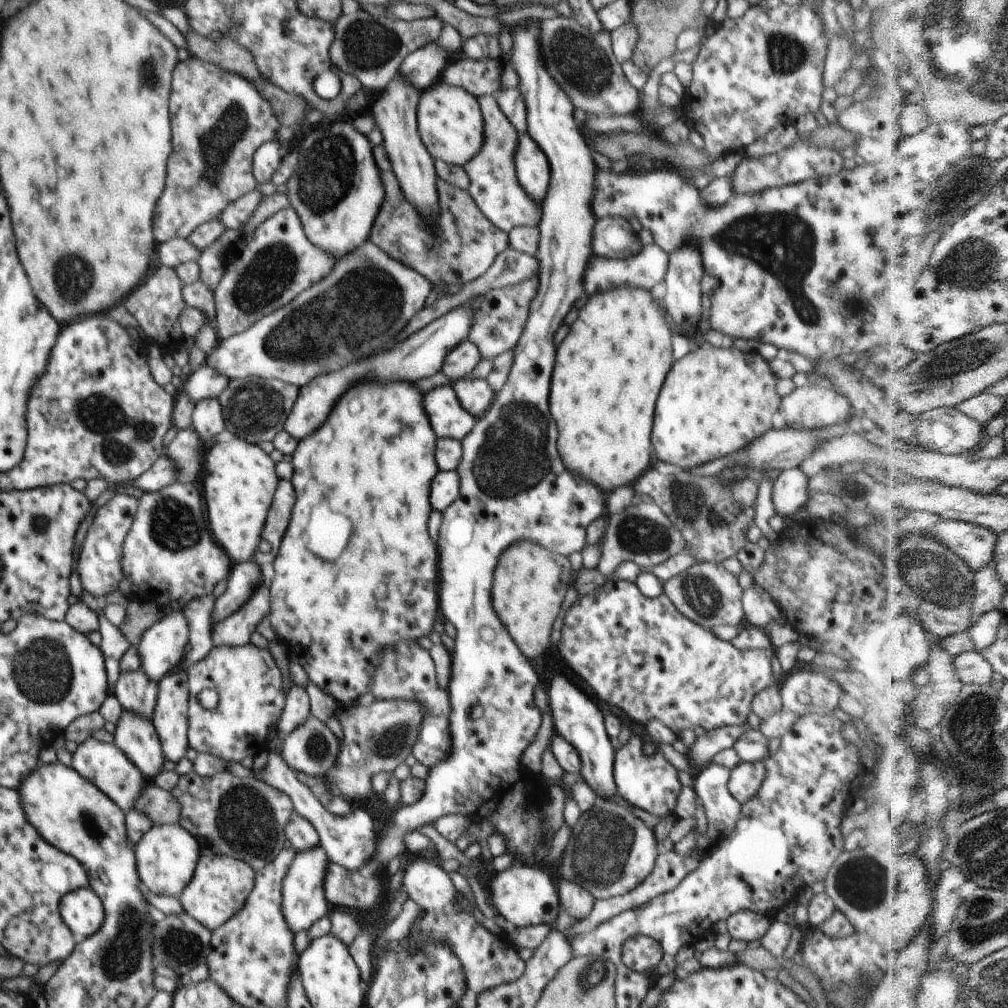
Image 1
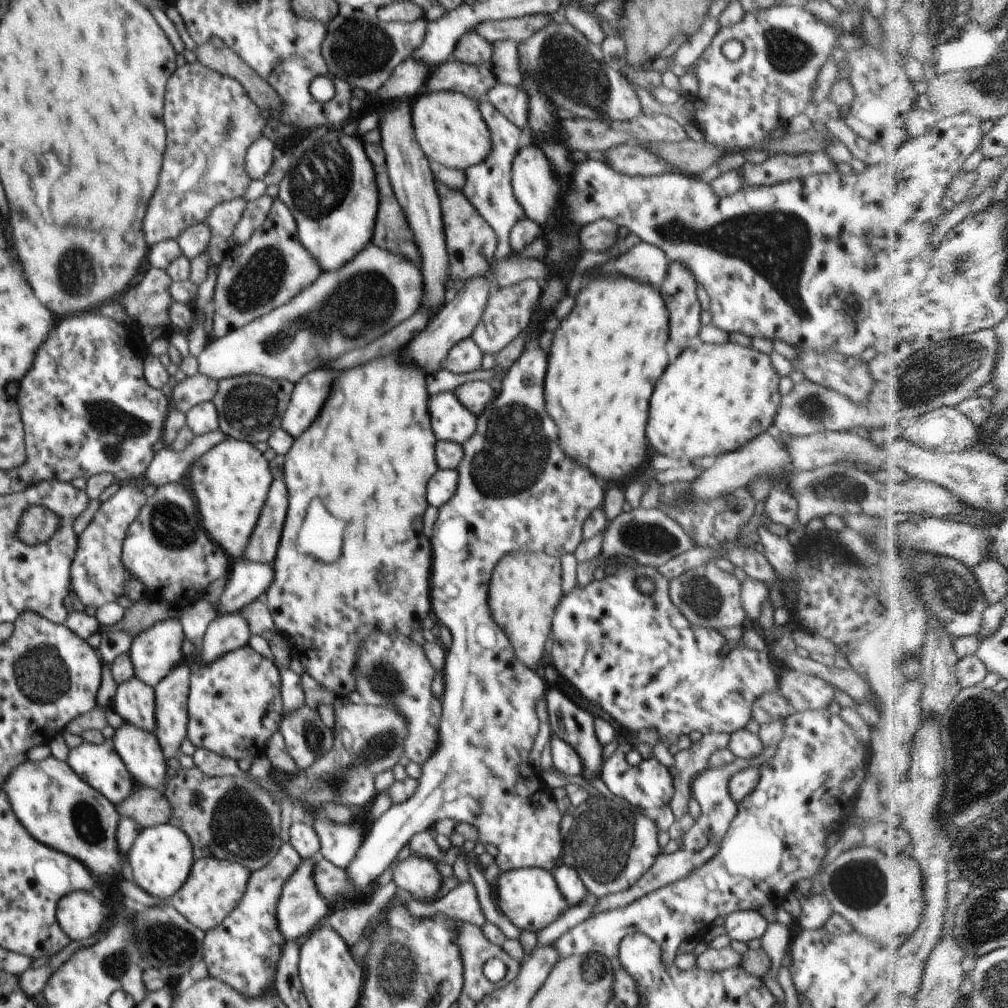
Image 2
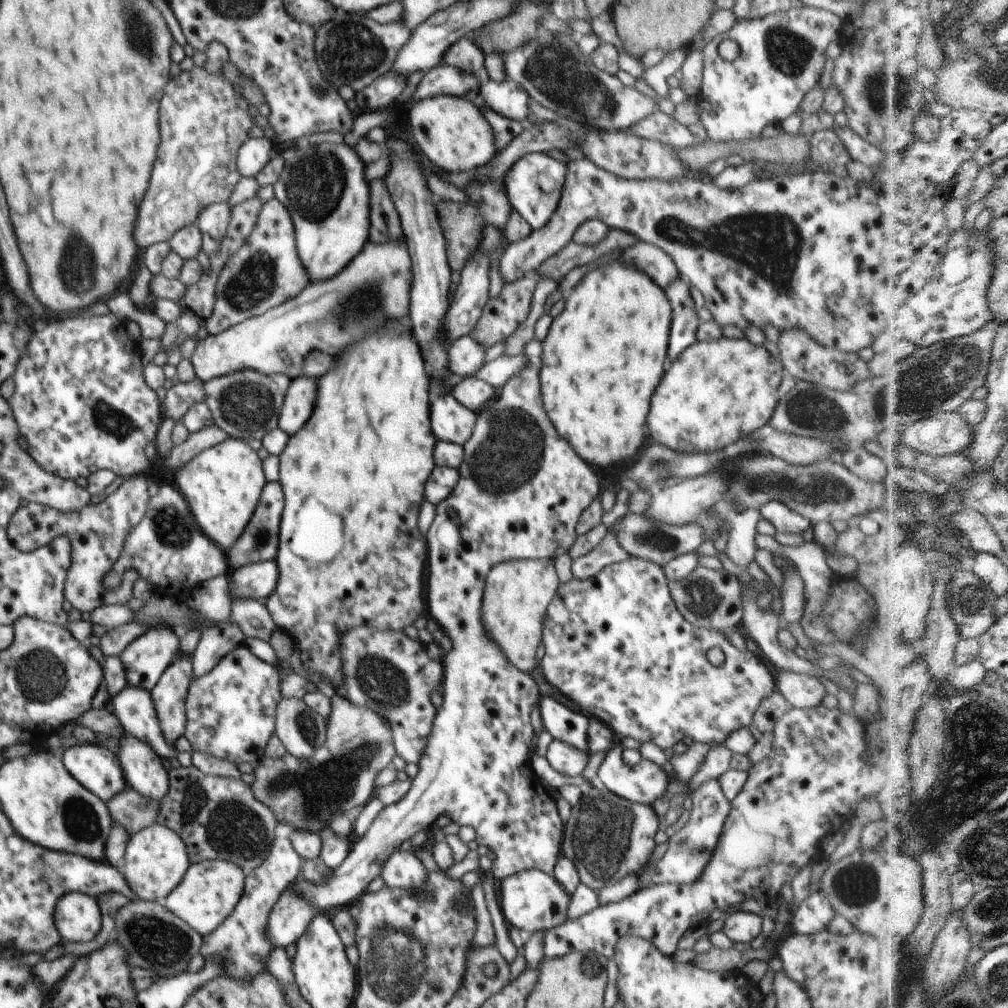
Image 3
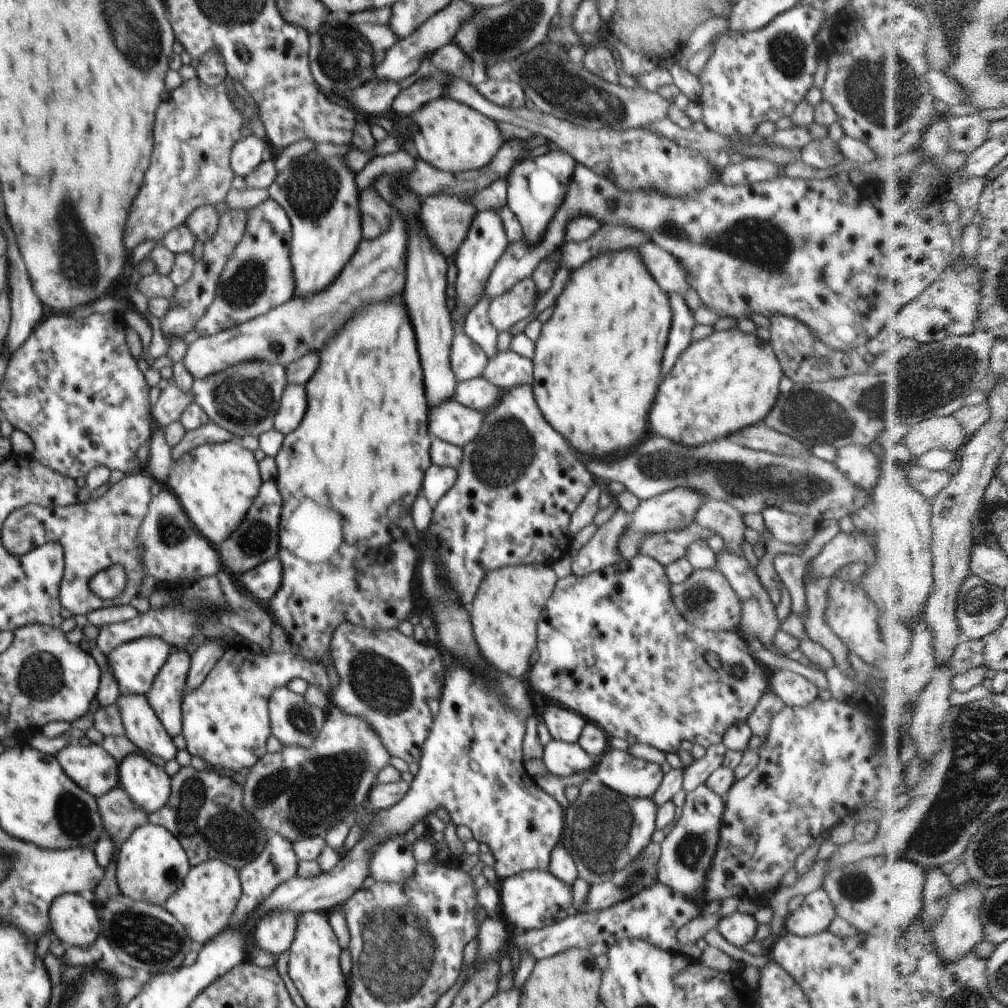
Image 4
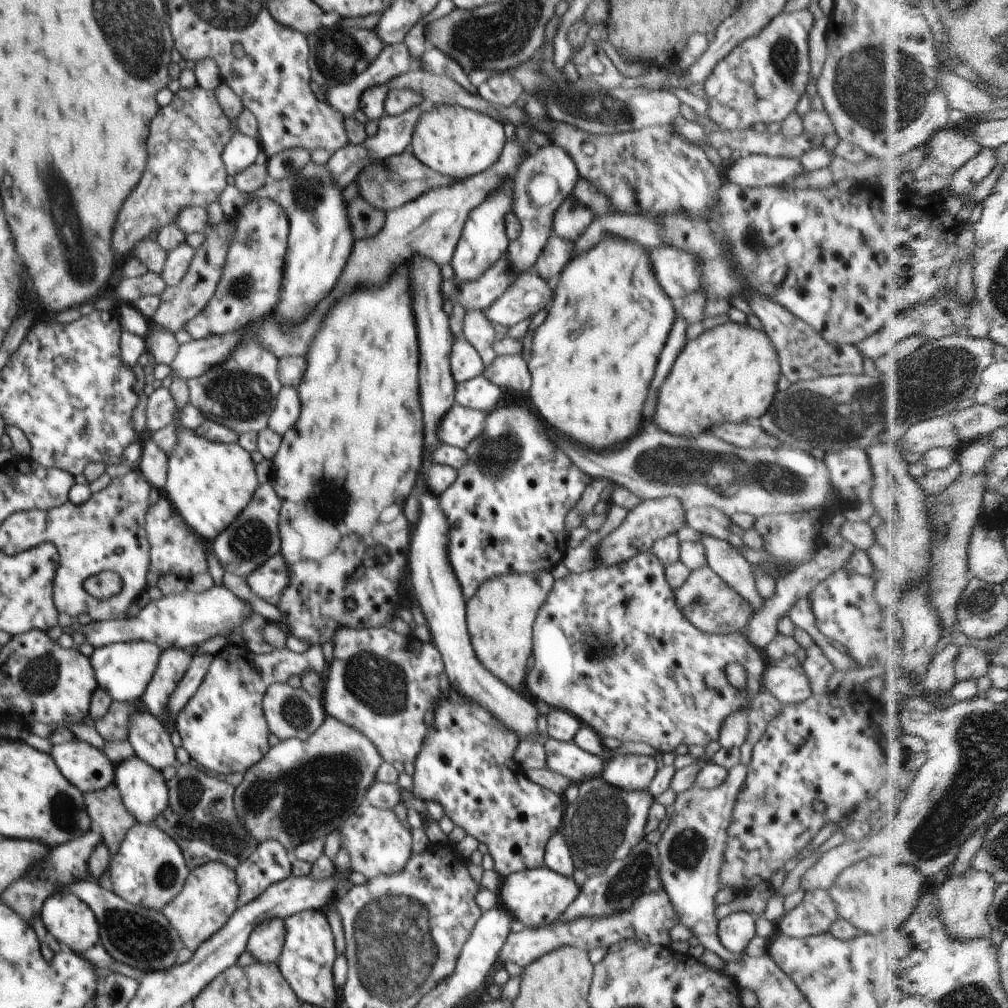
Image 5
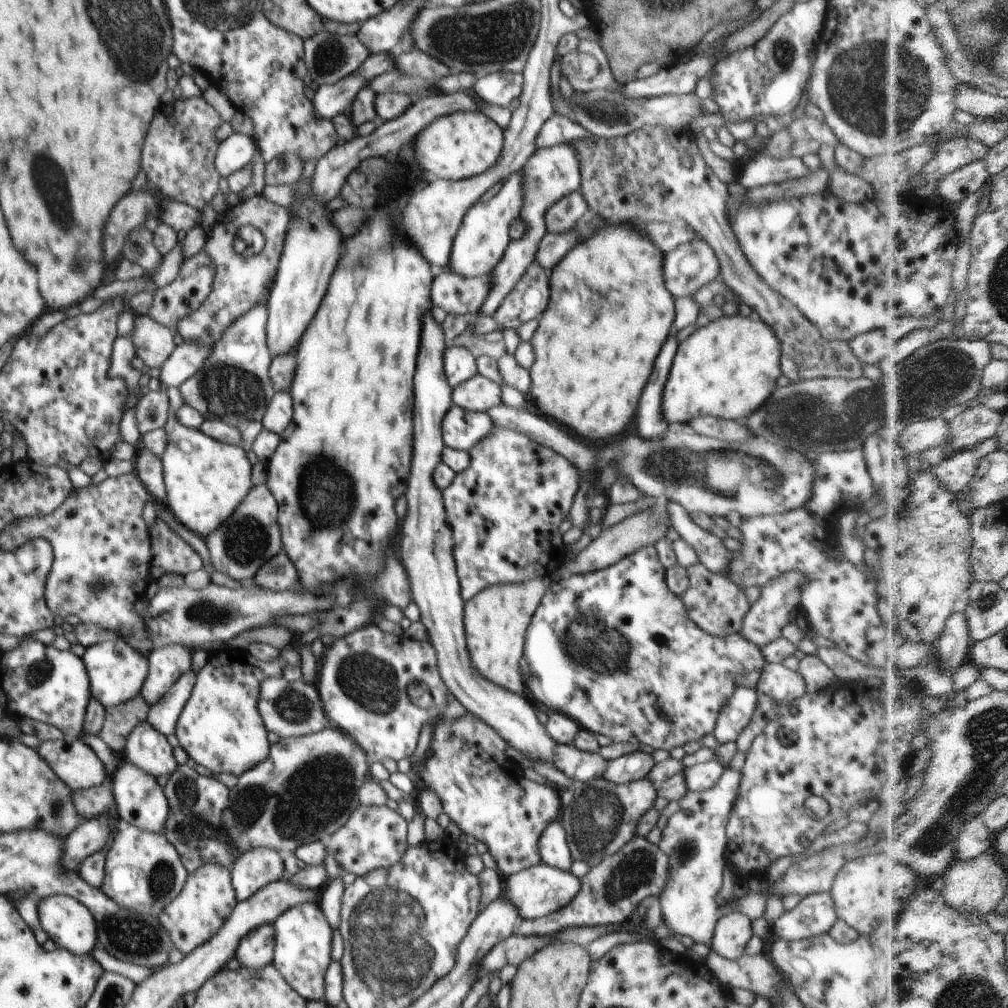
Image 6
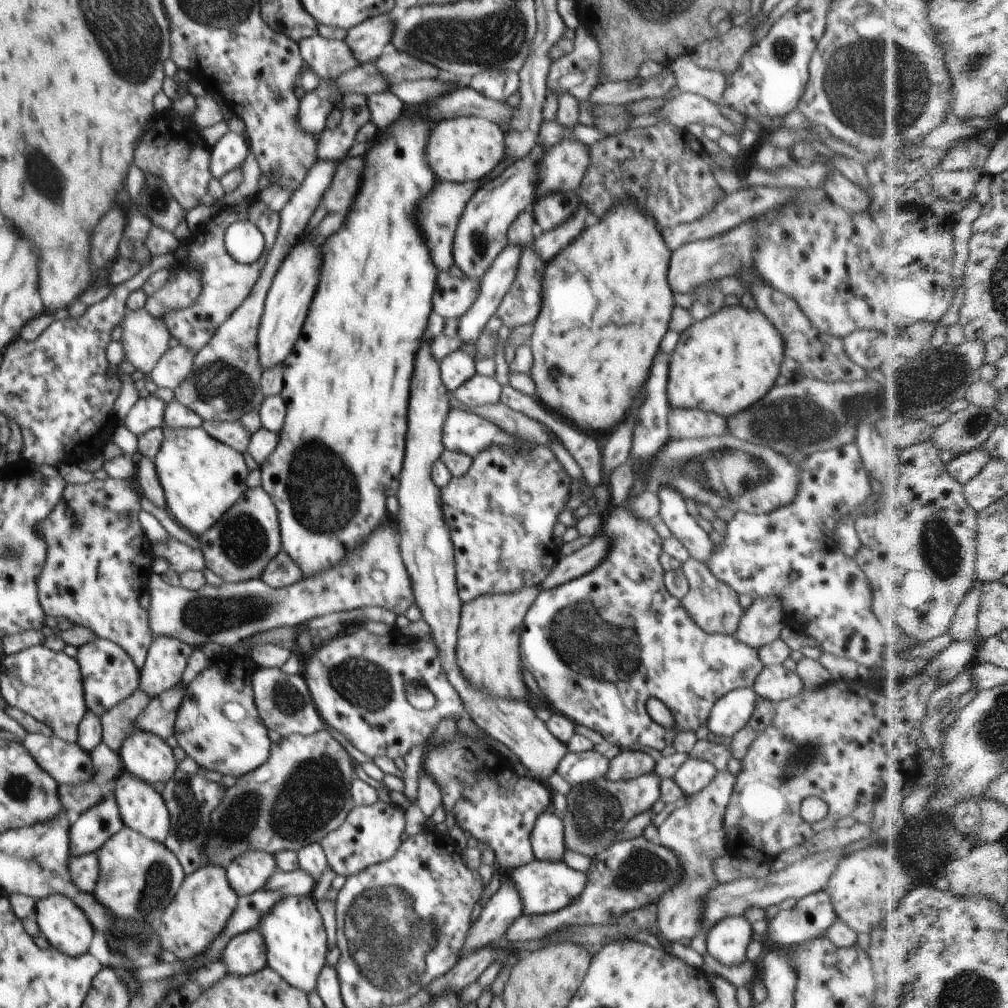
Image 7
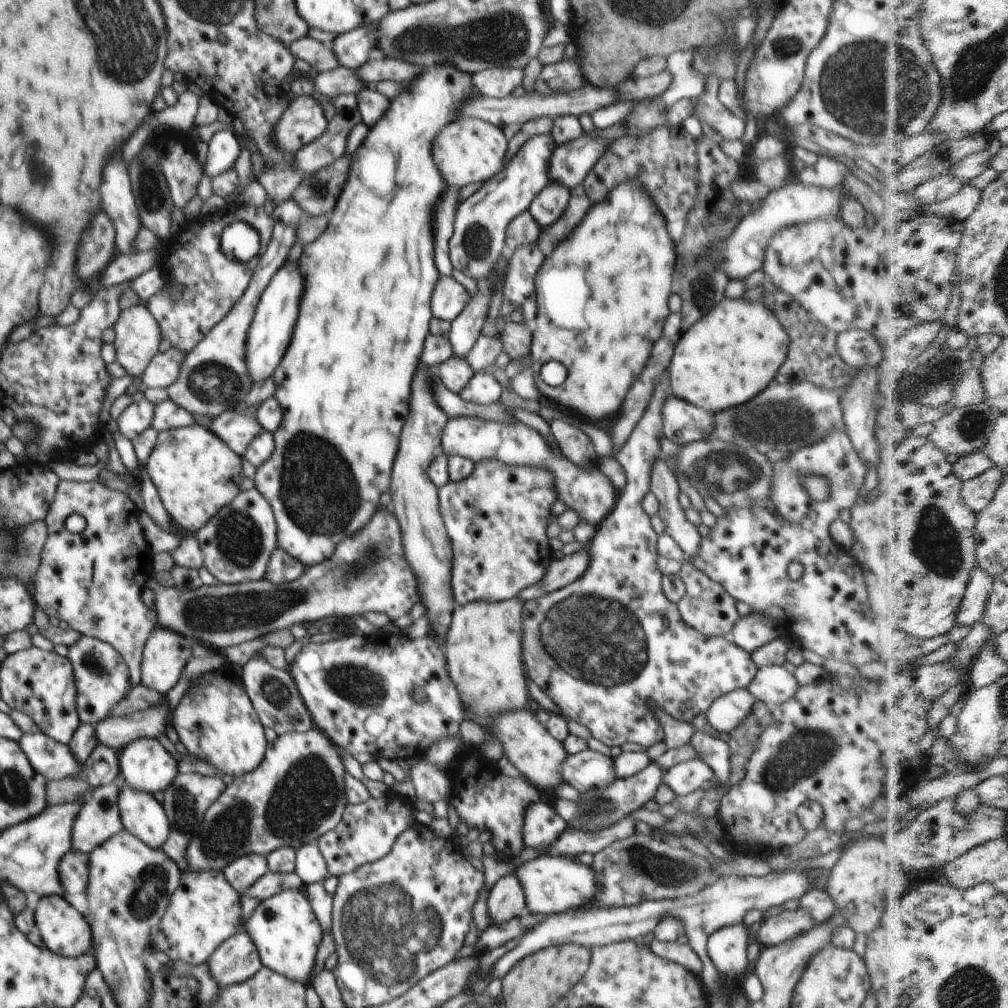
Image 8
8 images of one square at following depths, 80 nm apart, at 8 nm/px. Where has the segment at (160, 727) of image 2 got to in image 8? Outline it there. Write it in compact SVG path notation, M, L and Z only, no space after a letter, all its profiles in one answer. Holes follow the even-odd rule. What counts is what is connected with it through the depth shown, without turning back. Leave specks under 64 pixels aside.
M155 627L143 650L141 684L166 695L192 656L192 643L170 629Z

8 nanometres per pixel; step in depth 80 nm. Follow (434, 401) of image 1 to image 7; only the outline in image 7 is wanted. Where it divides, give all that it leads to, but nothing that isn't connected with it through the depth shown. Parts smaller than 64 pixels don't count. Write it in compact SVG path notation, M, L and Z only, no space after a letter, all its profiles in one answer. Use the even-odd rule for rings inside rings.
M452 407L443 426L443 445L448 450L458 451L474 458L481 450L492 445L509 447L532 446L504 432L480 414Z

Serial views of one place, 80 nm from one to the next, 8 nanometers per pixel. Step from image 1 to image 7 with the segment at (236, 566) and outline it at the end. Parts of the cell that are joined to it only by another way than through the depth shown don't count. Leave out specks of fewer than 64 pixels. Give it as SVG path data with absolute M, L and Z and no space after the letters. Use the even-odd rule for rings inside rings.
M282 550L273 559L270 559L260 575L260 579L275 589L293 585L302 578L304 578L303 572Z

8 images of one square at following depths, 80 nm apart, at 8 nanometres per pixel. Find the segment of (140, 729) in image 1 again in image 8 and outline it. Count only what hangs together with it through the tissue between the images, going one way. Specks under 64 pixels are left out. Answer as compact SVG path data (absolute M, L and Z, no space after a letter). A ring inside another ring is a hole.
M121 783L117 805L124 829L148 846L162 848L170 825L163 804L153 794Z

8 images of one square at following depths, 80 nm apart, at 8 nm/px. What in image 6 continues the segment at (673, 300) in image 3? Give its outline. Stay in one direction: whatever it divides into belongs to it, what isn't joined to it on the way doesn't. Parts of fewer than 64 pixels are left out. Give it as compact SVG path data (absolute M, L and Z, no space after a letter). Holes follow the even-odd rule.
M670 336L664 342L664 346L656 358L652 376L644 388L634 432L645 439L656 438L669 427L662 414L662 393L678 347L679 342L675 336Z

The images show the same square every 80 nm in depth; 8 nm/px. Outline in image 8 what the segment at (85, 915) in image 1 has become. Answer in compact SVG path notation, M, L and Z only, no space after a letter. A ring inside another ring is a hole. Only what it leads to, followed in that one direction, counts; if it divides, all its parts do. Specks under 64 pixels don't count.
M64 896L42 897L35 906L35 926L46 948L65 957L87 953L93 940L91 926Z

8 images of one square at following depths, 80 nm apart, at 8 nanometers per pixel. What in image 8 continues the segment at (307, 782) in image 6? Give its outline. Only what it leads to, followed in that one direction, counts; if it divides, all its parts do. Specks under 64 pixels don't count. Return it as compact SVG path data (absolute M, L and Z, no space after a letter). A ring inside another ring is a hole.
M316 728L305 733L289 732L283 735L278 735L274 742L267 744L267 749L263 758L263 761L248 774L241 777L236 777L232 784L226 786L223 793L218 797L218 800L210 806L205 812L205 817L201 821L201 828L199 832L192 837L189 847L186 851L187 861L189 862L189 870L221 870L223 871L226 866L229 865L237 857L241 857L247 854L261 854L266 856L268 853L275 851L282 847L292 847L293 849L299 849L308 843L316 842L323 834L331 831L338 826L338 823L342 820L343 809L348 804L347 796L345 793L345 778L346 774L343 760L340 758L340 750L338 747L320 730Z

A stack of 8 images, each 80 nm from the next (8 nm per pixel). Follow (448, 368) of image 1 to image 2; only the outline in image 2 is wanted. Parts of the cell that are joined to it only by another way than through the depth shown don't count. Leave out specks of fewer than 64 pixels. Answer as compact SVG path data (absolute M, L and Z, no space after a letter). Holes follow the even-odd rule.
M470 336L451 349L443 368L459 375L471 373L481 368L482 358L484 353Z

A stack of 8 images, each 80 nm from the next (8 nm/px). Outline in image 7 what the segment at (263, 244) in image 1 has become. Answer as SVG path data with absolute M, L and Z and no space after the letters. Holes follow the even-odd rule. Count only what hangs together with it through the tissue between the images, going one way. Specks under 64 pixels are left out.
M253 197L243 200L239 206L221 206L217 214L201 226L196 233L197 236L193 240L188 240L191 246L192 242L195 243L195 248L189 251L189 257L184 262L190 263L201 272L203 289L199 299L192 306L171 312L162 319L171 336L177 338L180 345L199 351L214 336L217 328L248 298L277 239L280 223L278 211L270 209L260 198ZM236 221L253 222L263 232L264 252L256 262L236 262L226 250L225 232Z

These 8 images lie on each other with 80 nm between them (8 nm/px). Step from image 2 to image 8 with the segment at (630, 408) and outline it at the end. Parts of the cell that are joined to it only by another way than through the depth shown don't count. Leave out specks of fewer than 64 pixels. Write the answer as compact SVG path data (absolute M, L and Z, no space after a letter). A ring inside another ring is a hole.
M636 179L625 182L614 187L604 202L590 208L578 230L572 232L566 242L560 241L556 245L535 276L536 329L531 334L529 350L532 377L542 400L552 400L588 416L588 420L604 420L610 416L610 421L617 419L630 386L644 370L654 342L662 336L664 320L670 314L668 298L676 264L674 244L650 195ZM550 360L558 360L568 368L568 378L555 388L540 376L540 368Z

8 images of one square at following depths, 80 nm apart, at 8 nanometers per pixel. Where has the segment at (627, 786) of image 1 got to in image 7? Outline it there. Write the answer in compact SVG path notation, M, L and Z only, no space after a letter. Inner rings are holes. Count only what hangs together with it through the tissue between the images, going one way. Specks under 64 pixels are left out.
M625 750L611 758L605 777L609 781L631 781L652 773L656 761L646 752Z

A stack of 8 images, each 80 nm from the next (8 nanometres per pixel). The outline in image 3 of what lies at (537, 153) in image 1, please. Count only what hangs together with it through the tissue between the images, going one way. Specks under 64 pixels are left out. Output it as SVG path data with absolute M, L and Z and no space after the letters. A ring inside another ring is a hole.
M545 153L525 154L514 162L504 178L505 189L513 210L528 222L532 230L538 230L548 224L548 220L552 218L552 214L558 206L558 200L560 200L560 194L558 196L556 194L540 196L540 190L544 192L550 188L558 188L562 178L564 178L564 166L554 162L554 160L546 160L546 158L548 158L548 154ZM532 182L536 182L536 186L532 186Z

